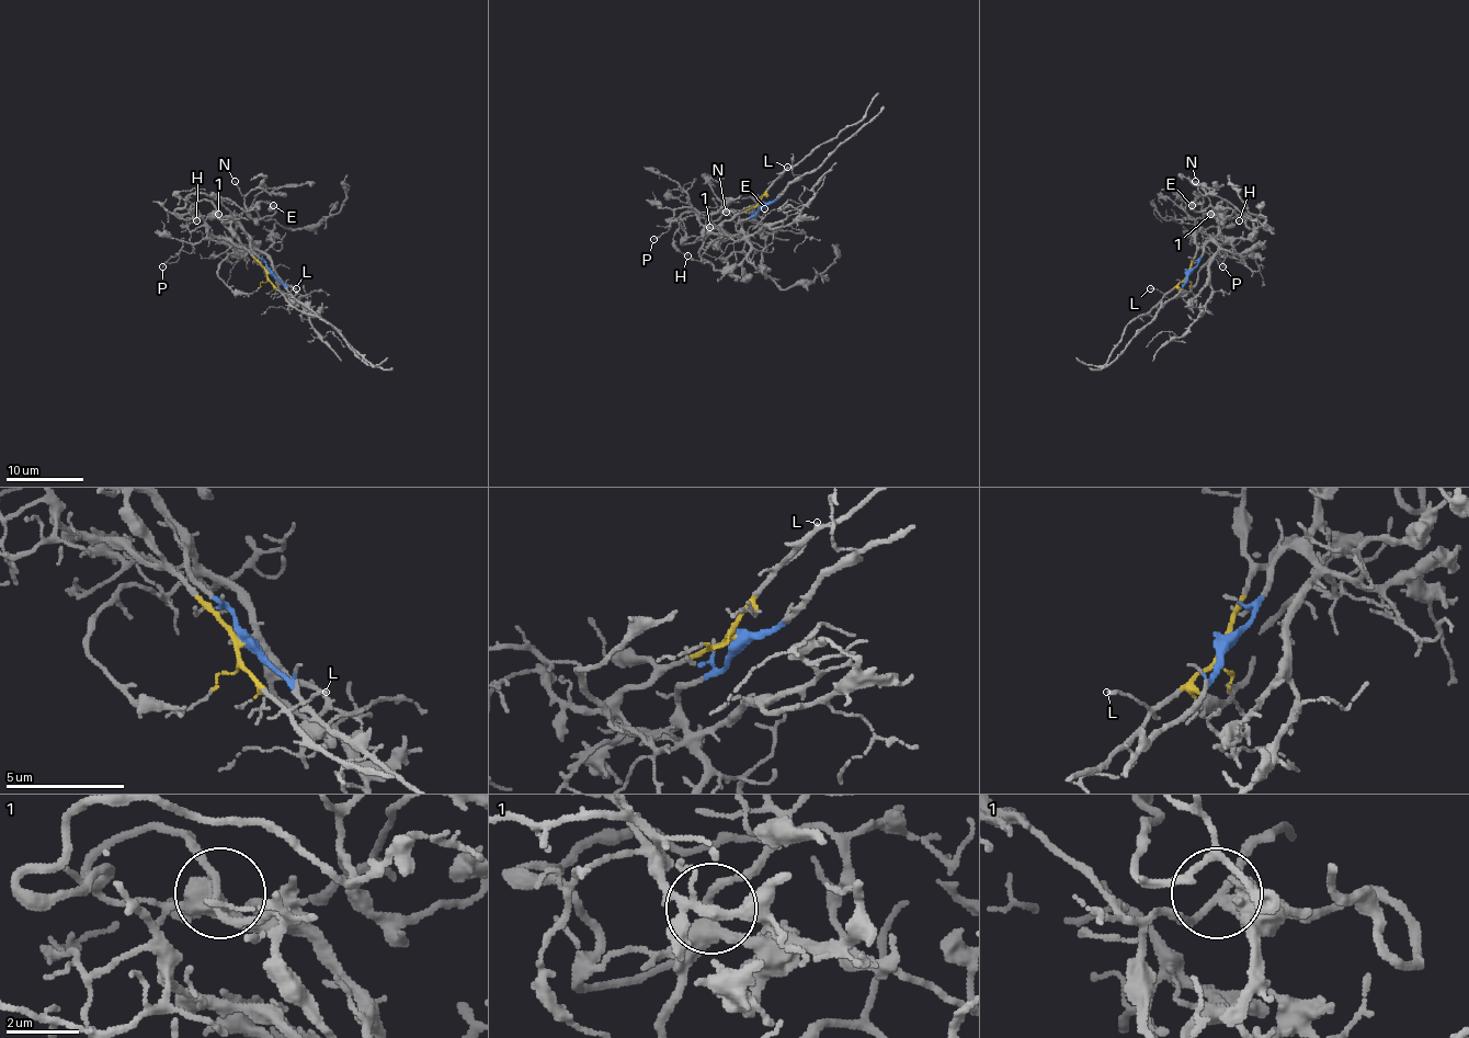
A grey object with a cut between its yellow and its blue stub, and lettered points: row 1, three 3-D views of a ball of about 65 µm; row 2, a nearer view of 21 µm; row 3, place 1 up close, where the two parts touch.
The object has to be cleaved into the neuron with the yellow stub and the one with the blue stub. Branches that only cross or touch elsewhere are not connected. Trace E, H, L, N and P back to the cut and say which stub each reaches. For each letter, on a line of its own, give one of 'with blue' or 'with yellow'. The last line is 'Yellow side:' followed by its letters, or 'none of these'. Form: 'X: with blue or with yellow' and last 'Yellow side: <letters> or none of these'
E: with yellow
H: with yellow
L: with yellow
N: with yellow
P: with yellow
Yellow side: E, H, L, N, P

